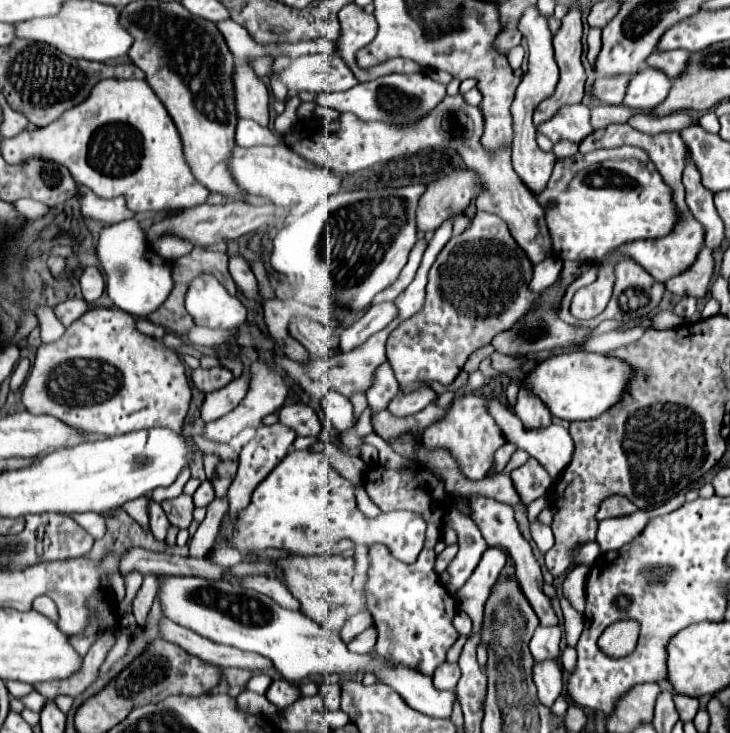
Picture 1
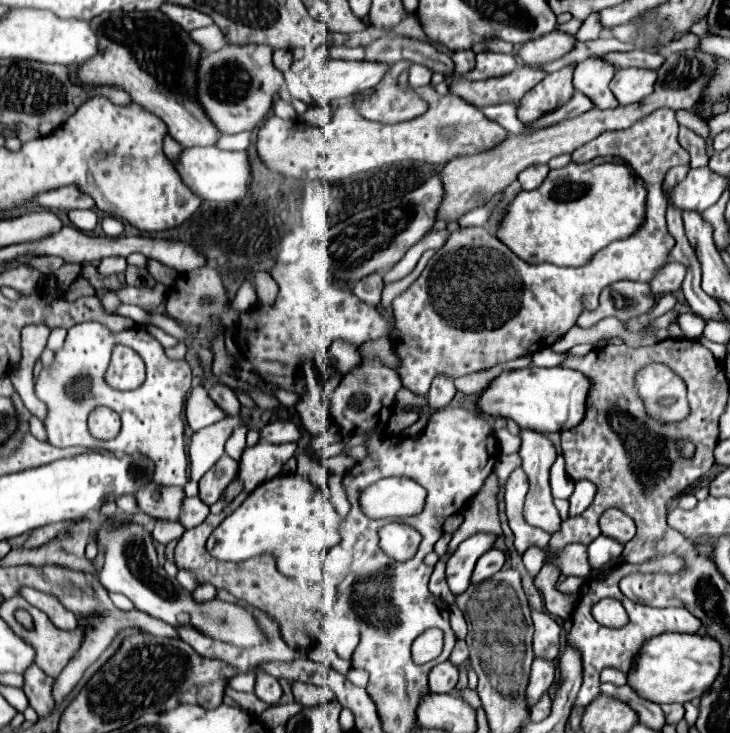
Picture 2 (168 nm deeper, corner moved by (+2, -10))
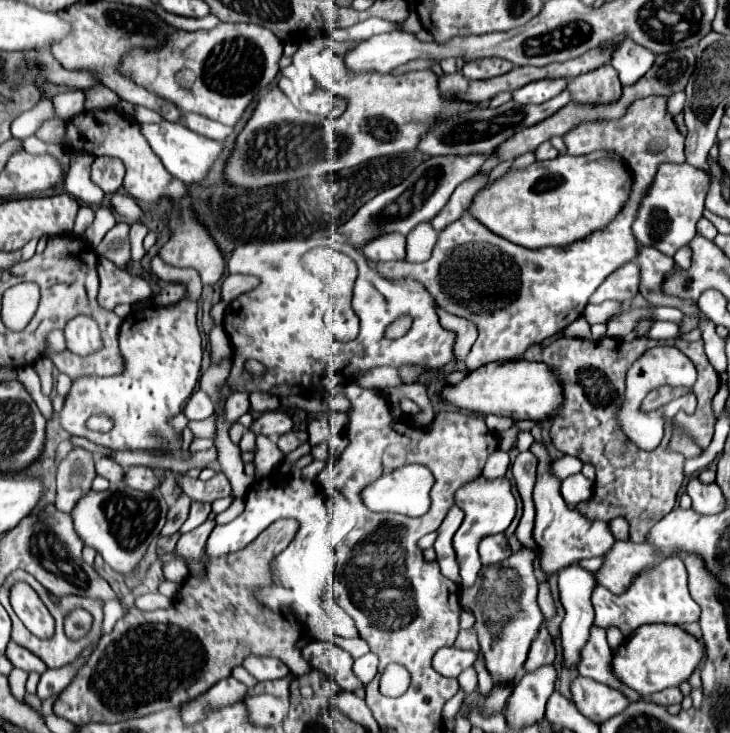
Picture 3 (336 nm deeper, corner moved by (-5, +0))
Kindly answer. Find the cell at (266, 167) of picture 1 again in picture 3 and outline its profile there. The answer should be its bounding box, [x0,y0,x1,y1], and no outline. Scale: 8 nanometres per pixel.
[140,120,222,184]

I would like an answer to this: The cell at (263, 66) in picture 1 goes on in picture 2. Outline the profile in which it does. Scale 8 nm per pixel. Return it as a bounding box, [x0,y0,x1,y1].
[273,50,293,72]

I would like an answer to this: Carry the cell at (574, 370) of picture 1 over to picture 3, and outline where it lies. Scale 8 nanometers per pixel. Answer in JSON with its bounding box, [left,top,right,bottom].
[442,360,560,420]

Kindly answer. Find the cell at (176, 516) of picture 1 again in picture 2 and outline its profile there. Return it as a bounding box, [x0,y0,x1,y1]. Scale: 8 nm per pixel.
[135,482,185,522]

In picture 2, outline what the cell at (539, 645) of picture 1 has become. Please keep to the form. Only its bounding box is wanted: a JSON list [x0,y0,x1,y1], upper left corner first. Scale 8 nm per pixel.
[527,658,557,706]

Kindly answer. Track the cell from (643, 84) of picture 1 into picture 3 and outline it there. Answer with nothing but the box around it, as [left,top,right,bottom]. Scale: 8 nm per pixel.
[610,38,654,86]

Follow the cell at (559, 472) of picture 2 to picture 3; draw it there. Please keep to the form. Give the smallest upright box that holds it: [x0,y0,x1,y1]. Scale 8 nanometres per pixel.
[562,474,594,504]

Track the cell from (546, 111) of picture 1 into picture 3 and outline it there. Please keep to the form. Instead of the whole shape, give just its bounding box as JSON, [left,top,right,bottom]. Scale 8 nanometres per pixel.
[512,78,566,104]

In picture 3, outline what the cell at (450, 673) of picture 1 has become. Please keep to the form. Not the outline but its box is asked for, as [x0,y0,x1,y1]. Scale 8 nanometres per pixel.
[434,648,476,678]

